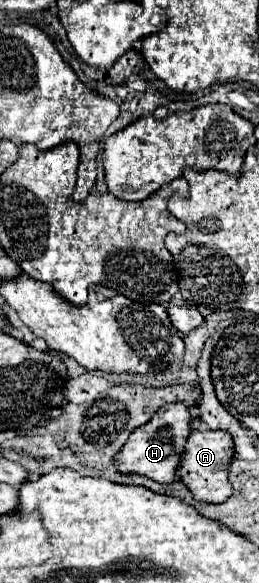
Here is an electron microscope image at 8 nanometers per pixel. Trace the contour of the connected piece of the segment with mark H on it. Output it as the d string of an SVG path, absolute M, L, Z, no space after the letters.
M185 402L163 406L161 410L155 412L155 416L147 424L143 424L129 436L129 440L125 442L121 452L115 456L117 470L143 474L143 476L147 476L155 482L161 482L161 484L173 482L175 472L181 462L181 454L185 450L185 442L193 430L191 428L193 420L195 420L195 416L191 416L191 408Z

